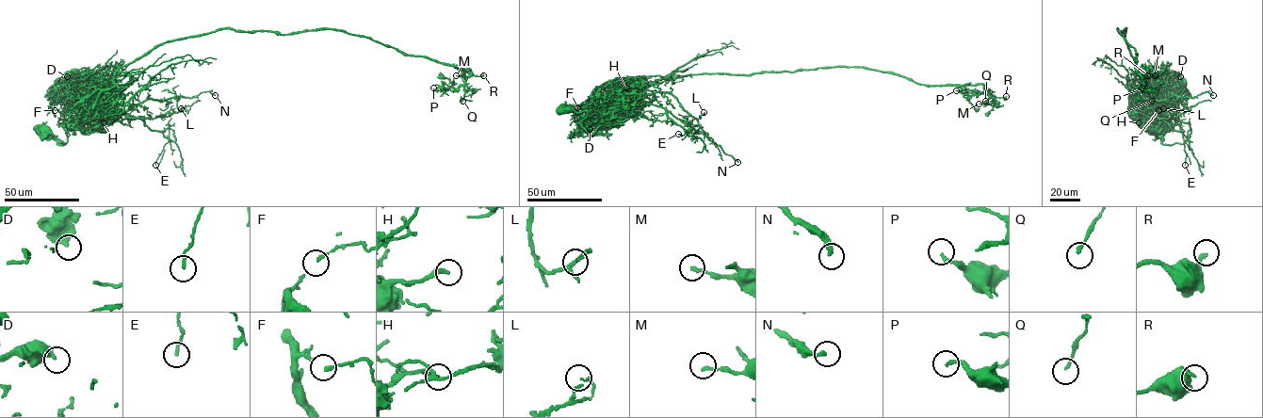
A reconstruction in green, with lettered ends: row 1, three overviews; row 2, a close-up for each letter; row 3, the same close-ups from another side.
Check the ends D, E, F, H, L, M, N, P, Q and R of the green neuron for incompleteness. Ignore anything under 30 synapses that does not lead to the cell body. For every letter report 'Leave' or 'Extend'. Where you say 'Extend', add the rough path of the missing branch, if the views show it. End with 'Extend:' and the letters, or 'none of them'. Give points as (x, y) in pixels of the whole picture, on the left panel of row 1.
D: Leave
E: Leave
F: Leave
H: Leave
L: Leave
M: Leave
N: Leave
P: Leave
Q: Leave
R: Leave
Extend: none of them

